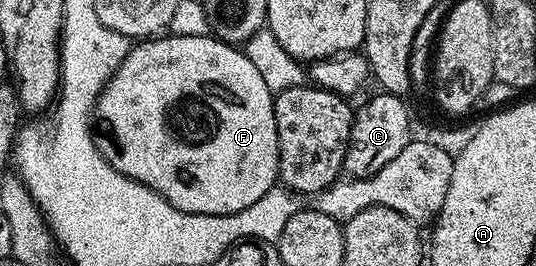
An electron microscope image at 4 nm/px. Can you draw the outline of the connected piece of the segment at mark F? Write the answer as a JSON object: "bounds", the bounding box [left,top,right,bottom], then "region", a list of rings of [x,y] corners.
{"bounds":[92,35,280,215],"region":[[[158,35],[153,39],[142,39],[131,48],[130,54],[120,63],[120,67],[106,81],[98,101],[94,104],[92,114],[92,132],[94,145],[100,155],[116,171],[123,173],[128,179],[147,185],[156,191],[172,207],[185,213],[199,213],[200,215],[232,215],[244,213],[256,199],[262,198],[269,189],[275,188],[278,181],[278,164],[280,163],[280,147],[278,146],[278,132],[276,131],[276,115],[274,114],[274,94],[268,83],[264,83],[264,75],[256,71],[252,59],[241,48],[220,41],[213,35],[199,35],[197,37],[175,37],[173,35]]]}

